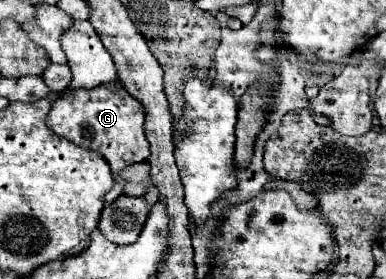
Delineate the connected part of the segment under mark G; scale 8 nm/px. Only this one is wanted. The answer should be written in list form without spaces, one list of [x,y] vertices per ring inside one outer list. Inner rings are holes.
[[[113,82],[113,86],[97,86],[93,90],[67,90],[53,102],[45,122],[65,140],[85,150],[93,150],[105,158],[115,180],[115,186],[105,196],[107,204],[121,194],[125,184],[117,172],[129,164],[145,162],[151,154],[145,138],[145,110],[141,110],[141,102],[137,102],[137,98],[133,98],[119,82]]]

